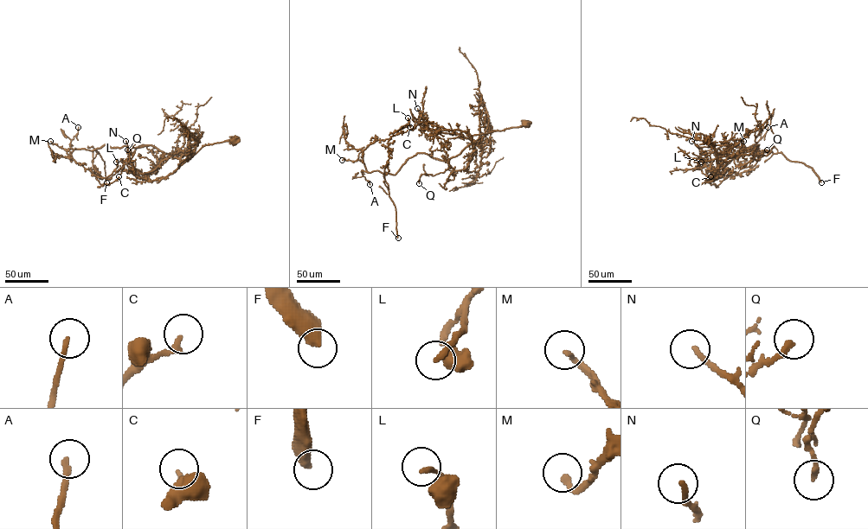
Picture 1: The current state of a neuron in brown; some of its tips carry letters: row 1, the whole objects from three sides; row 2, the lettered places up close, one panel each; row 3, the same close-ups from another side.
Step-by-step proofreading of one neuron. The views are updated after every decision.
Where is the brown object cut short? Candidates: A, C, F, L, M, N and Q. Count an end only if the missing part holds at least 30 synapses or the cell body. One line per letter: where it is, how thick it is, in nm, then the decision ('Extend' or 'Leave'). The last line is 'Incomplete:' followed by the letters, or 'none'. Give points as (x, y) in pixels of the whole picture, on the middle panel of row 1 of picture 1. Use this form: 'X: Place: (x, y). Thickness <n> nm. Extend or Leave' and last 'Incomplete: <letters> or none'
A: Place: (369, 184). Thickness 180 nm. Leave
C: Place: (410, 127). Thickness 190 nm. Leave
F: Place: (398, 238). Thickness 440 nm. Extend
L: Place: (408, 117). Thickness 200 nm. Extend
M: Place: (342, 160). Thickness 200 nm. Leave
N: Place: (417, 108). Thickness 200 nm. Leave
Q: Place: (419, 183). Thickness 220 nm. Leave
Incomplete: F, L

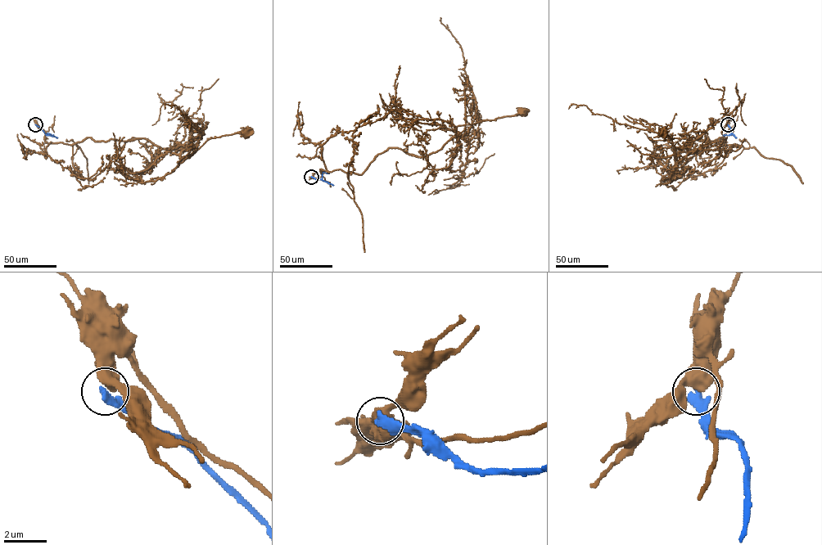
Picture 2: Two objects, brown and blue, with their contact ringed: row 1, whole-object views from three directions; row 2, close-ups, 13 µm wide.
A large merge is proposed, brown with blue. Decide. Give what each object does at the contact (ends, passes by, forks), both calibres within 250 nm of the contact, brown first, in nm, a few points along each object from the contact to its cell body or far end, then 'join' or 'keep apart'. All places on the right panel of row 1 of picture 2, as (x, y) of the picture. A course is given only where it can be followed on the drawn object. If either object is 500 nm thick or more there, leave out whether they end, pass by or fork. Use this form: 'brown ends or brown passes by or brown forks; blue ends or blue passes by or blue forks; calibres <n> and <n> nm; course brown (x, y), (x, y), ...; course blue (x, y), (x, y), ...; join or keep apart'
calibres 500 and 440 nm; course brown (728, 124), (723, 145), (723, 137), (698, 140), (708, 138), (679, 160), (670, 137), (661, 132); course blue (728, 124), (730, 133), (736, 137); keep apart

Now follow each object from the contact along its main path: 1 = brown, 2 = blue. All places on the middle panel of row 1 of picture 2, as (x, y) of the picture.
1: (311, 177), (322, 176), (320, 169), (361, 174), (390, 147), (424, 157), (440, 149), (458, 126), (523, 110)
2: (311, 177), (333, 185)

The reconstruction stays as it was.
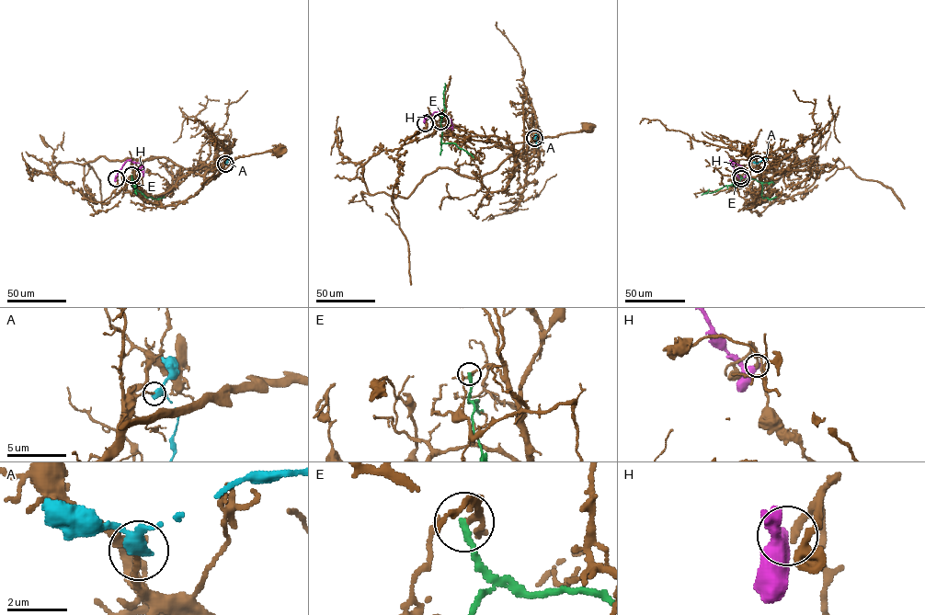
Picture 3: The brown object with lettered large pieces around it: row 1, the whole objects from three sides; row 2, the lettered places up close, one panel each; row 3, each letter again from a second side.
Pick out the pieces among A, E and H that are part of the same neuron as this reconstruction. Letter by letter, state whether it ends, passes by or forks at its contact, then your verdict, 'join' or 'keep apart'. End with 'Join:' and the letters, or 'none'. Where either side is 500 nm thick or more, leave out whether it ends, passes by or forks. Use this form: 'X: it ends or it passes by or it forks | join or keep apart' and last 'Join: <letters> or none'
A: it passes by | keep apart
E: it ends | keep apart
H: keep apart
Join: none

